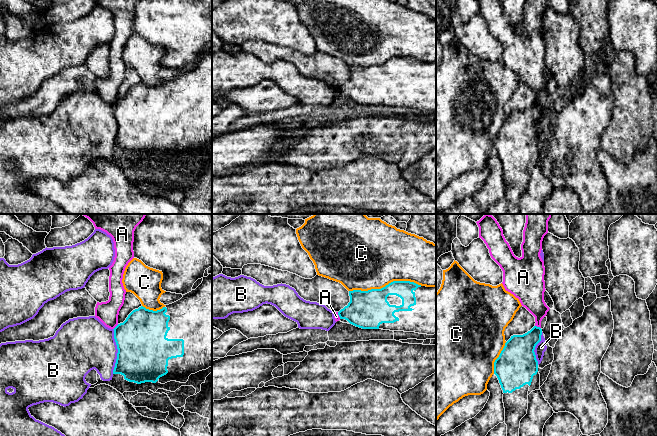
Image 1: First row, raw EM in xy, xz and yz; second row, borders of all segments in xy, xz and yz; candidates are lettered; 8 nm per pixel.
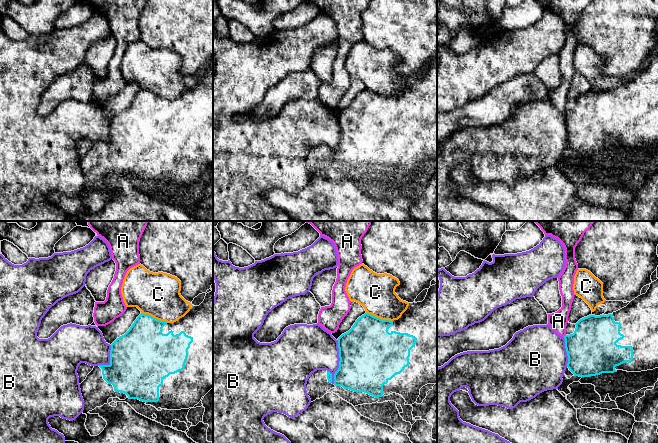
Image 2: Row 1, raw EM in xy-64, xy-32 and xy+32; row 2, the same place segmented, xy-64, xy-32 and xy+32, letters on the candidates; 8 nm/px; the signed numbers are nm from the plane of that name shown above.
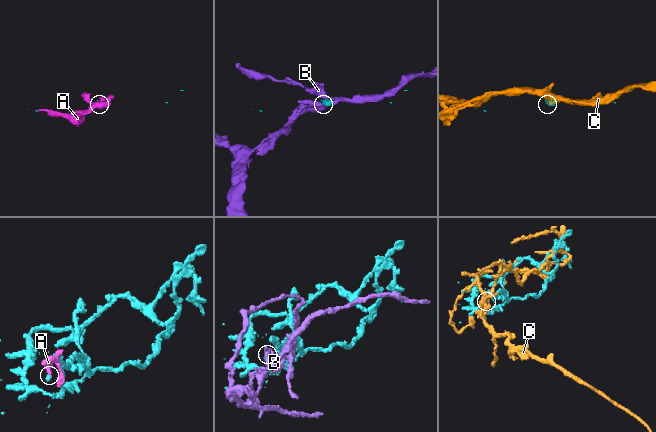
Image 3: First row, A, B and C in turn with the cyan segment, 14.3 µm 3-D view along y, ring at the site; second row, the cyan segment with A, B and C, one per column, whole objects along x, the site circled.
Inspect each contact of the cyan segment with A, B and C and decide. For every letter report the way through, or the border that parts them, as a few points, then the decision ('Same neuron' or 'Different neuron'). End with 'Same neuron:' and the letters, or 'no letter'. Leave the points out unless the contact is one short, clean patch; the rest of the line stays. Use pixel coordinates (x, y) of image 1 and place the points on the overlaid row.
A: Boundary: yz (535, 325), (540, 328). Different neuron
B: Boundary: xy (112, 329), (117, 349), (113, 373). Different neuron
C: Different neuron
Same neuron: no letter

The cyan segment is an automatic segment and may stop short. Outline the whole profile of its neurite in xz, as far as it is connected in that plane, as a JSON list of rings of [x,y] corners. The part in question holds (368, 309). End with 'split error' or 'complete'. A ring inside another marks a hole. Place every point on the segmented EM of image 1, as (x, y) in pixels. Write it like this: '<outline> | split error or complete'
[[[393,281],[381,289],[349,291],[350,302],[338,312],[340,319],[362,329],[436,334],[436,287]]] | split error

